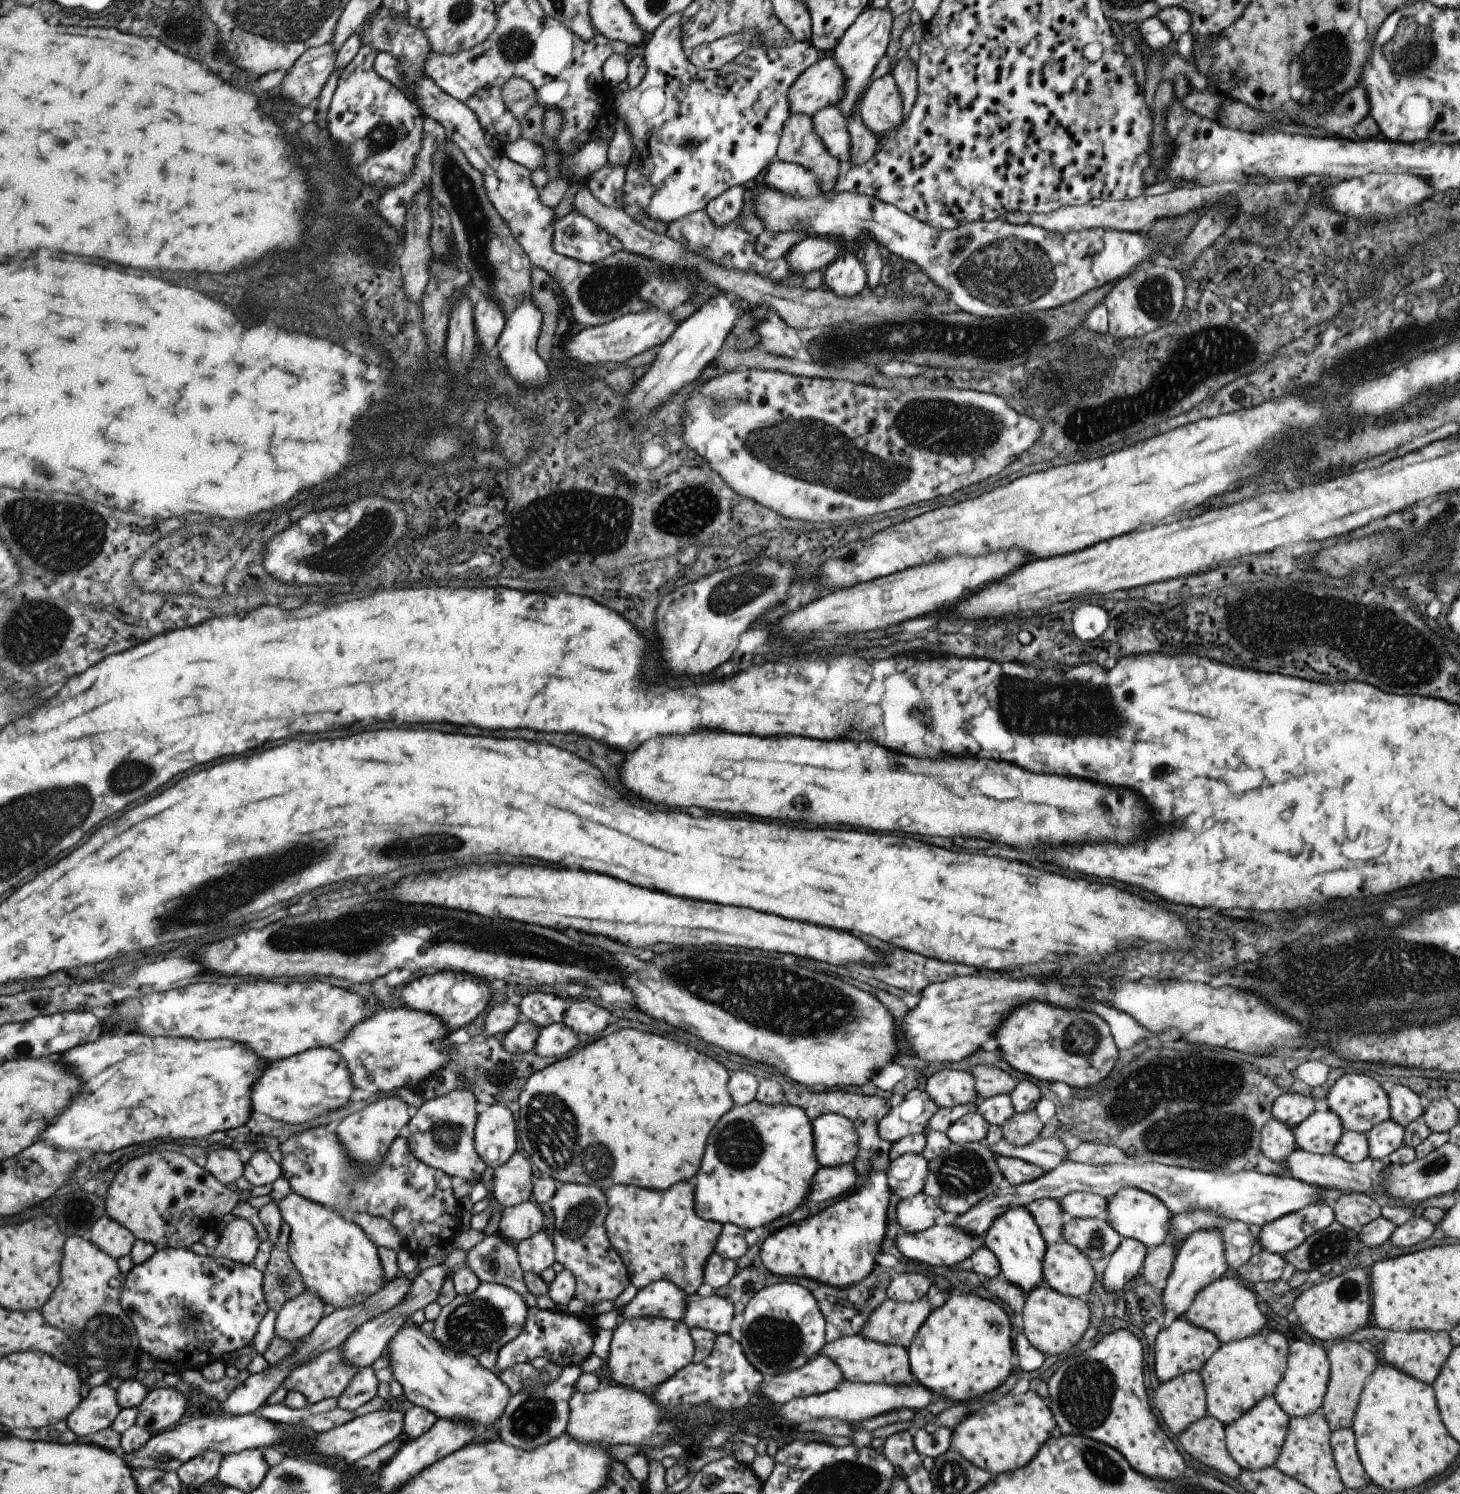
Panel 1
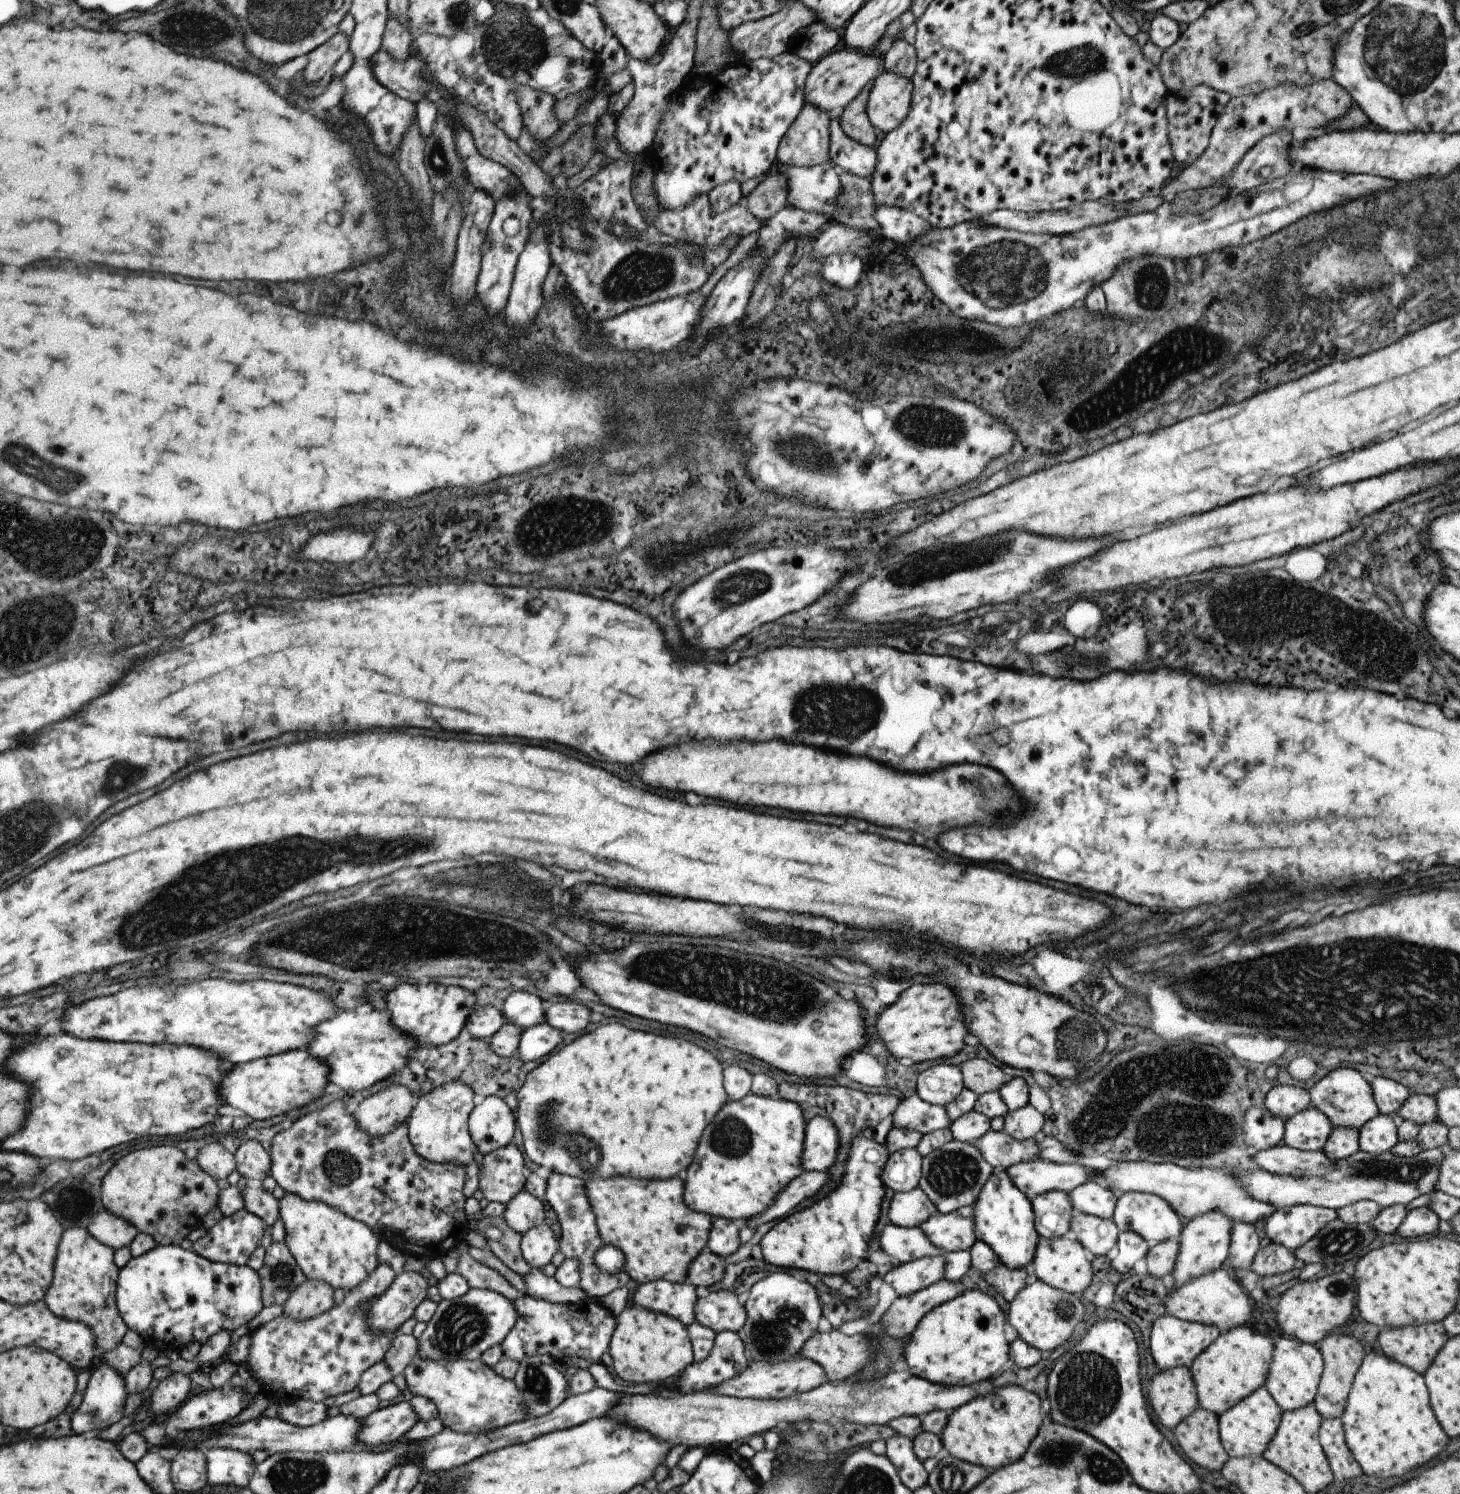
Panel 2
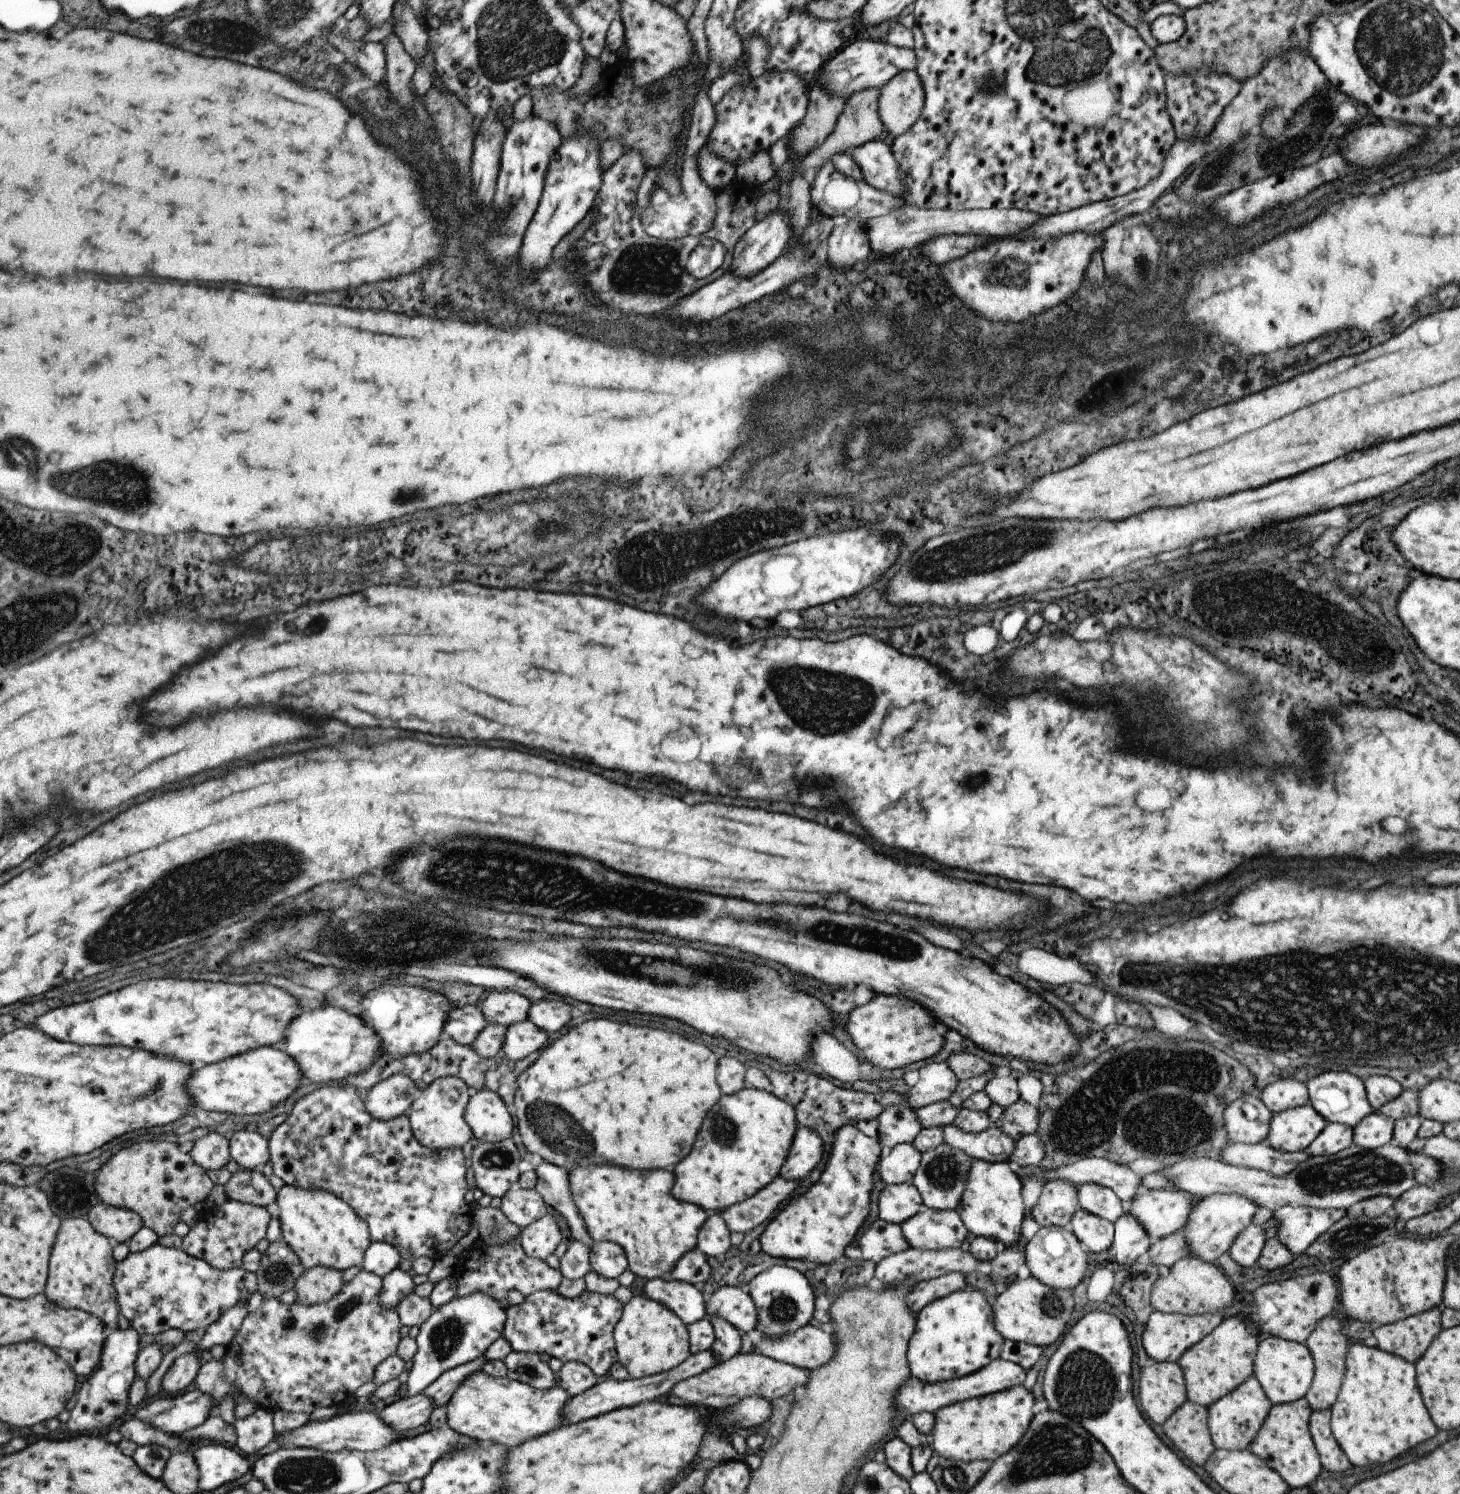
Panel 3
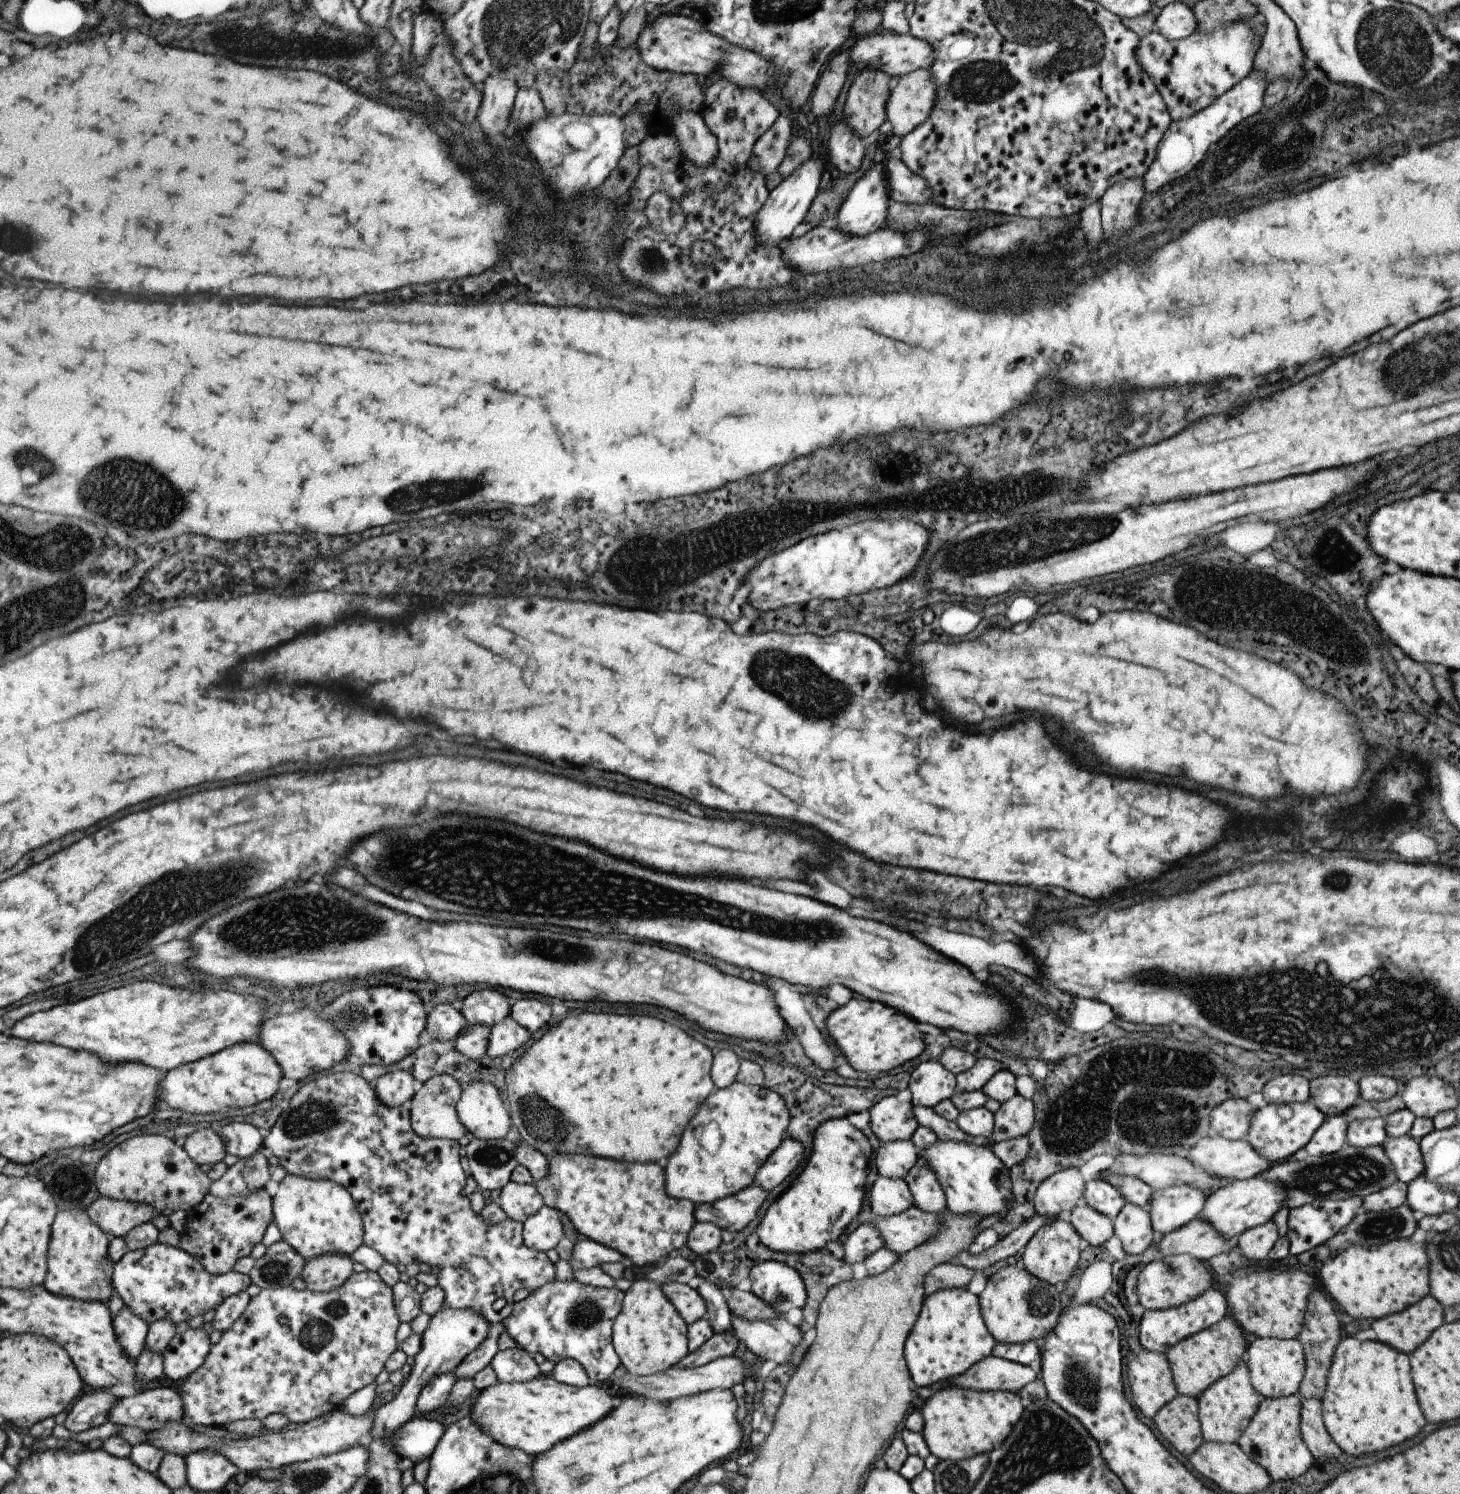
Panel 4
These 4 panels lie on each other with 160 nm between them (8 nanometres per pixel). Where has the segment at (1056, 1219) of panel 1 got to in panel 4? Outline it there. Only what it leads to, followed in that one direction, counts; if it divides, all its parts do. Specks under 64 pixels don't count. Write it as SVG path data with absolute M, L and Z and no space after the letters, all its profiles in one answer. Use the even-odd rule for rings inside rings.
M1077 1169L1057 1171L1041 1181L1034 1192L1034 1210L1040 1217L1057 1218L1059 1212L1069 1212L1082 1196L1085 1182Z

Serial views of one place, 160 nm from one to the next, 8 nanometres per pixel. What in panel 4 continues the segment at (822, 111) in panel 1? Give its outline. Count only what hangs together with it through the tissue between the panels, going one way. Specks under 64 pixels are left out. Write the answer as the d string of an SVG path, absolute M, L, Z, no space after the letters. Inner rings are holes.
M883 152L880 162L889 200L911 204L932 202L926 182L913 174L901 159L891 156L889 152Z

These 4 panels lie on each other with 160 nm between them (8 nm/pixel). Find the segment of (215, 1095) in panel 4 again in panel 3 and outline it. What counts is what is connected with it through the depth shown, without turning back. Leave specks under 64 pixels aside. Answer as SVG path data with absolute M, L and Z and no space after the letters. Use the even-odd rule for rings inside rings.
M261 1047L221 1063L198 1065L188 1081L194 1104L209 1112L263 1115L286 1102L302 1085L304 1072L283 1047Z

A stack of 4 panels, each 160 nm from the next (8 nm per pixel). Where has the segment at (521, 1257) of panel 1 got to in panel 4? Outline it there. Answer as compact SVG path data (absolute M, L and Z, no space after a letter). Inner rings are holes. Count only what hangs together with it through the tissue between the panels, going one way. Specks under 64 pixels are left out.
M543 1205L522 1222L522 1243L528 1249L545 1253L555 1248L561 1237L563 1230L554 1208Z

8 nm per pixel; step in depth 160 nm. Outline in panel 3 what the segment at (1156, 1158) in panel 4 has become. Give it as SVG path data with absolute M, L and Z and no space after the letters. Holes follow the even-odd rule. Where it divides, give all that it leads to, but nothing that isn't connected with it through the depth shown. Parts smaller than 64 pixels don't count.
M1353 1142L1335 1154L1309 1157L1282 1175L1228 1165L1209 1157L1175 1162L1163 1172L1171 1176L1177 1189L1189 1193L1195 1200L1215 1193L1232 1194L1272 1211L1283 1205L1345 1211L1352 1204L1368 1198L1382 1196L1395 1200L1402 1192L1416 1186L1414 1168L1404 1148L1387 1144L1364 1149Z

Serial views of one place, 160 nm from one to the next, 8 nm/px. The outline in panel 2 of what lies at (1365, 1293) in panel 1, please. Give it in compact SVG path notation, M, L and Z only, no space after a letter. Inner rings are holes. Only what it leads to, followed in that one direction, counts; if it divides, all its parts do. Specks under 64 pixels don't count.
M1336 1268L1318 1279L1299 1281L1287 1289L1276 1305L1275 1320L1282 1333L1297 1340L1316 1345L1325 1335L1338 1331L1356 1306L1356 1284L1353 1276Z

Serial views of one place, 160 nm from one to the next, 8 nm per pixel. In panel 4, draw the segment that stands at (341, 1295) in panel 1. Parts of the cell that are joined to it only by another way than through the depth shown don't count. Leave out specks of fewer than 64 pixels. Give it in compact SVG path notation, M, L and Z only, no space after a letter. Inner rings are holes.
M288 1174L281 1182L278 1182L273 1201L274 1221L282 1232L282 1238L307 1260L331 1253L351 1257L358 1250L359 1245L364 1242L364 1230L359 1216L358 1201L342 1184L325 1179L315 1180Z

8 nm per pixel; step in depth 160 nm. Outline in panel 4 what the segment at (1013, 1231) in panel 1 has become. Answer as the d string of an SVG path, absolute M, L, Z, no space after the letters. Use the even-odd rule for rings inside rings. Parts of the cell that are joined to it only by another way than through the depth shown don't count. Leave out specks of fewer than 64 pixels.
M939 1141L922 1151L945 1195L946 1209L956 1215L1005 1216L1014 1203L1009 1169L989 1147L957 1141Z

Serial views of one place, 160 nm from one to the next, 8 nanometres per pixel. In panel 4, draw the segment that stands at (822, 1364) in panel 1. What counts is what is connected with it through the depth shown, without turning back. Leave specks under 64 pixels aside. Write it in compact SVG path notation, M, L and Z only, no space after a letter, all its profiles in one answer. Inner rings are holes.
M731 1355L716 1358L707 1364L692 1369L676 1369L673 1366L667 1370L644 1377L625 1372L623 1377L615 1378L611 1376L605 1383L608 1385L616 1384L627 1393L641 1395L654 1401L666 1401L678 1399L679 1397L690 1397L713 1389L730 1389L733 1384L741 1384L747 1374L753 1378L752 1368L744 1360Z

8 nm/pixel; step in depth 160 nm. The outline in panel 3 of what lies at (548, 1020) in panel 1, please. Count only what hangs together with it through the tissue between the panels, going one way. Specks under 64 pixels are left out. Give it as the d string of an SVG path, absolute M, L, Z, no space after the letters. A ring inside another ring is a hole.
M488 991L478 1003L489 1024L509 1025L525 1021L531 1006L528 998L511 991Z

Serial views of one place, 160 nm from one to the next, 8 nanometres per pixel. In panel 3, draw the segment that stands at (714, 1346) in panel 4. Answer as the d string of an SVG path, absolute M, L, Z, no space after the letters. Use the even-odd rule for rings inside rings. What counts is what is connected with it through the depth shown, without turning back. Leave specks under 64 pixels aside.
M709 1350L698 1352L694 1355L690 1354L681 1364L670 1368L668 1371L659 1373L658 1375L624 1381L617 1381L611 1377L599 1378L599 1381L591 1388L584 1390L581 1394L573 1395L566 1402L566 1405L563 1405L562 1413L560 1414L562 1424L572 1425L615 1409L665 1399L675 1383L684 1381L685 1379L691 1378L692 1376L698 1375L700 1372L711 1368L713 1366L712 1362L712 1354Z

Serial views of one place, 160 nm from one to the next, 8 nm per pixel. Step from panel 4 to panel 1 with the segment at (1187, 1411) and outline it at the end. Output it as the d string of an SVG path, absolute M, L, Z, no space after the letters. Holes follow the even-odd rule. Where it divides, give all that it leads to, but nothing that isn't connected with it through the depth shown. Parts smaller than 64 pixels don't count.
M1207 1416L1190 1424L1177 1436L1181 1448L1201 1462L1229 1478L1237 1478L1242 1471L1227 1452L1224 1441L1224 1424L1216 1418Z

